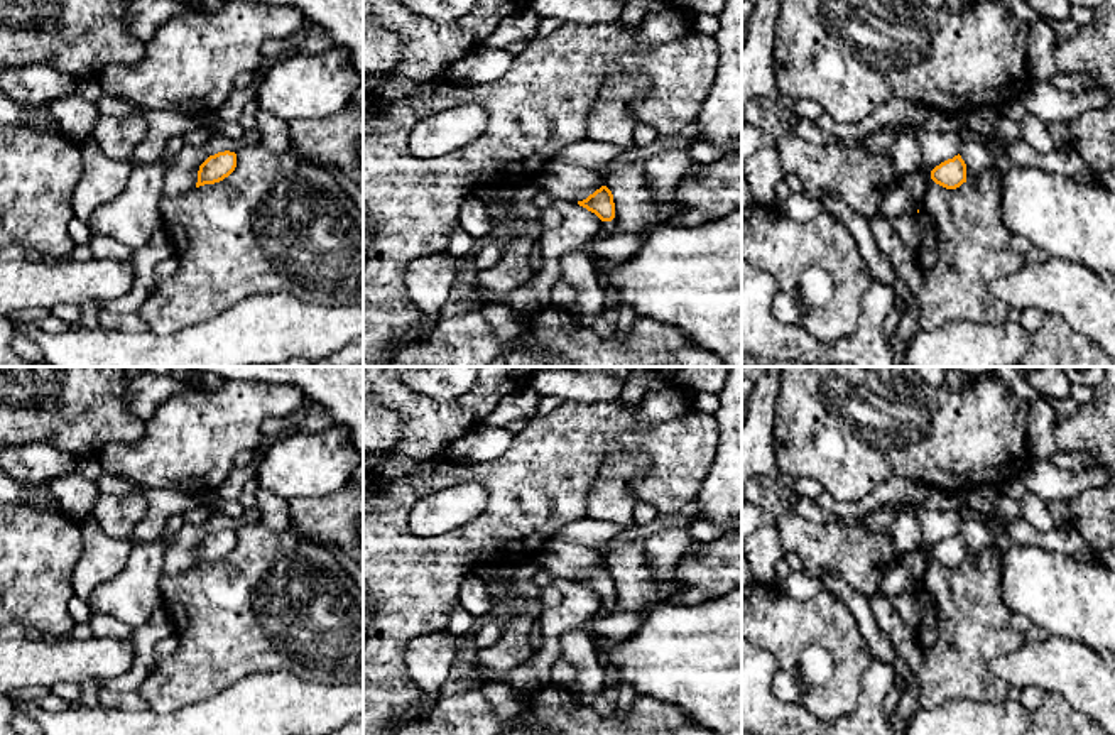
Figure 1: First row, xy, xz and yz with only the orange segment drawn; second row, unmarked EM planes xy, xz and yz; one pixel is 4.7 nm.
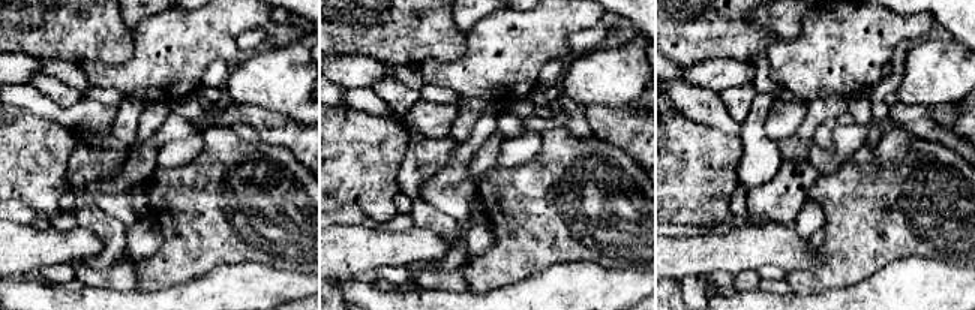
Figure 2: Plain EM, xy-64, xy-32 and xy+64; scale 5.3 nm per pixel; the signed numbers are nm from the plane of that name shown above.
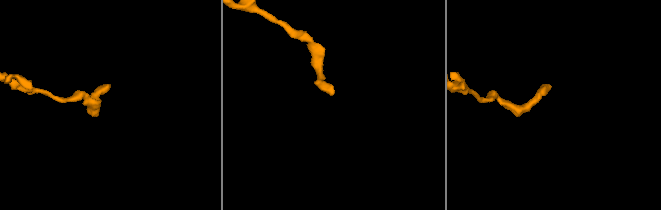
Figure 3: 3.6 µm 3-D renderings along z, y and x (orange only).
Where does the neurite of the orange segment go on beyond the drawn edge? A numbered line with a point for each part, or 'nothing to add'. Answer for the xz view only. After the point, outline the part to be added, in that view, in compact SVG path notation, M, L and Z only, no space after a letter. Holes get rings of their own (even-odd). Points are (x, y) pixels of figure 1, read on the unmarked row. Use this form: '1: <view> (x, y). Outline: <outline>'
1: xz (605, 607). Outline: M615 596L612 600L601 600L598 610L586 622L593 623L593 622L606 617L608 613L613 612L615 603L617 603Z

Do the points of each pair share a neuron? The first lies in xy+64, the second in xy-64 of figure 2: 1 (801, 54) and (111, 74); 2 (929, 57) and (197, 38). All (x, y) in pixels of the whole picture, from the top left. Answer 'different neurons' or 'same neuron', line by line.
1: same neuron
2: different neurons

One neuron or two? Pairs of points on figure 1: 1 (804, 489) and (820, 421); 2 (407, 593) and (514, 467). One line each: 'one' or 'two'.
1: two
2: one

